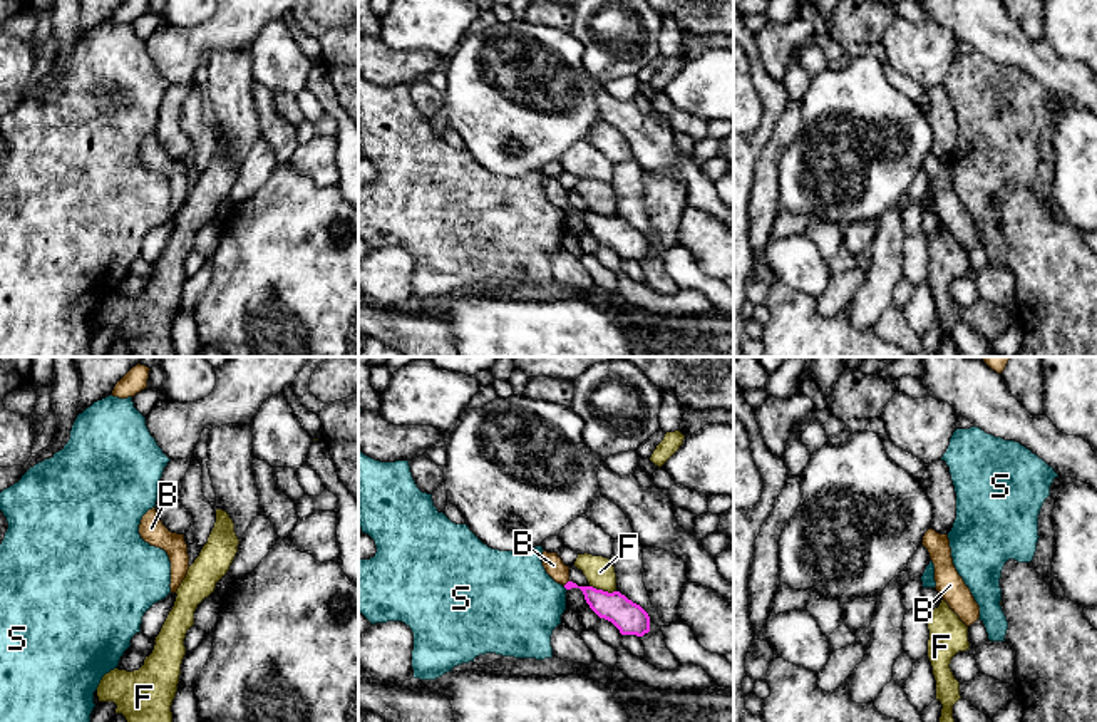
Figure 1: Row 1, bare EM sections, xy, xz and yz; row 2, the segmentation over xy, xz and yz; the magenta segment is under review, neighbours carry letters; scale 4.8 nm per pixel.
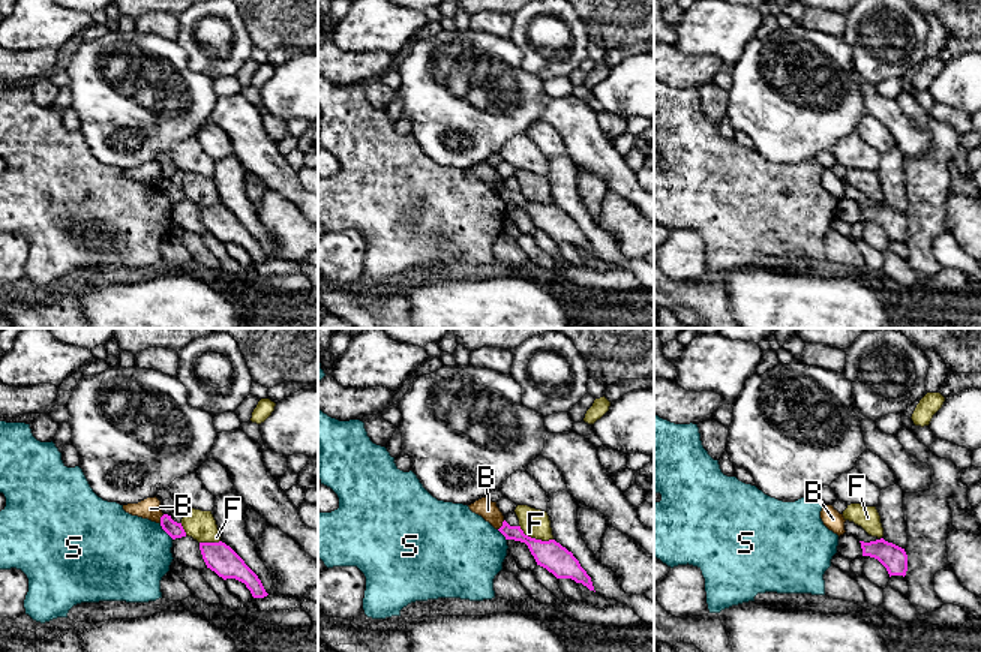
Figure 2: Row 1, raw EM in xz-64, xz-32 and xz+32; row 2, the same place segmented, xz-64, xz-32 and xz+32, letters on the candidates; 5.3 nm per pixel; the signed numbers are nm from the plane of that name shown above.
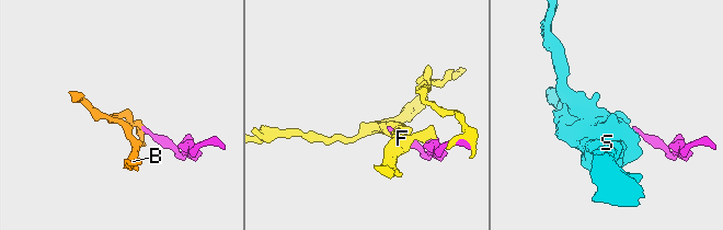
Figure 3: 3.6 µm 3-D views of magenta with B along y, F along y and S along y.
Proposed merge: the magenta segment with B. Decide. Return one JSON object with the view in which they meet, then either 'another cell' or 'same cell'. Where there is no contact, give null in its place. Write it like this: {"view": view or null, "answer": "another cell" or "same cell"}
{"view": "xz", "answer": "another cell"}

